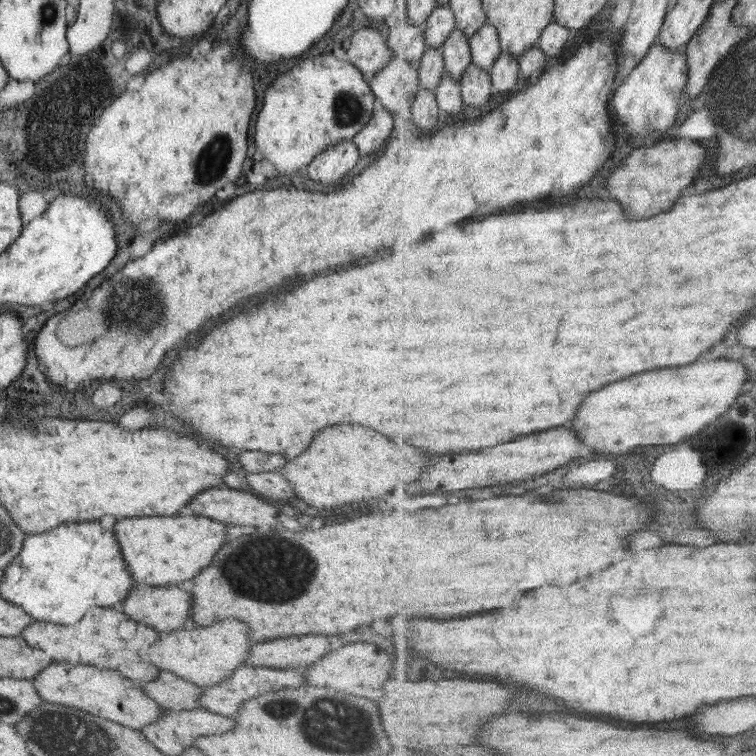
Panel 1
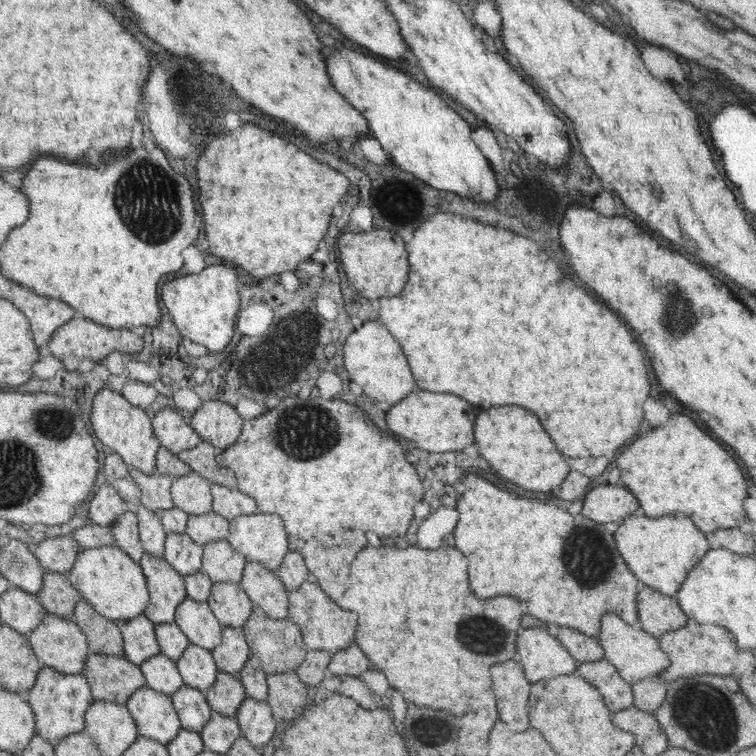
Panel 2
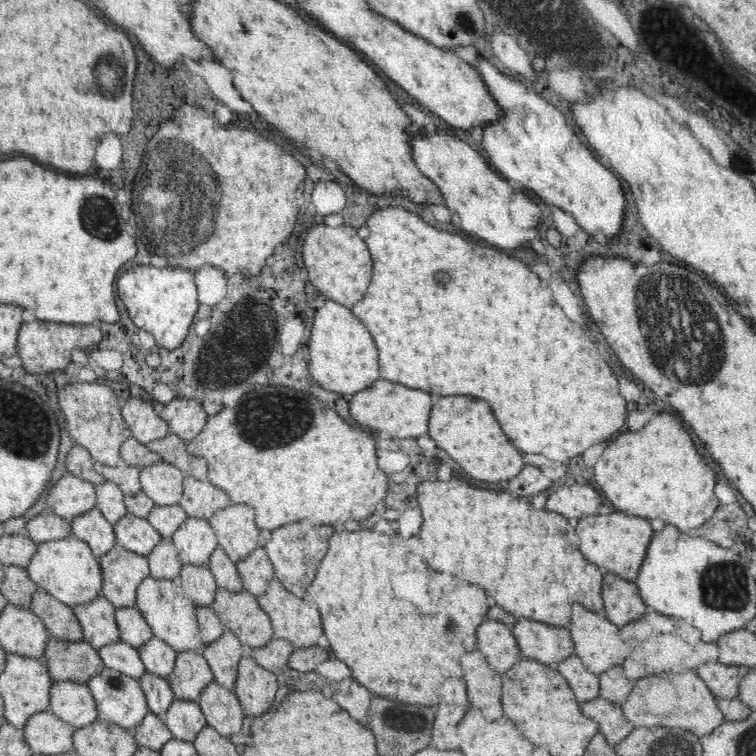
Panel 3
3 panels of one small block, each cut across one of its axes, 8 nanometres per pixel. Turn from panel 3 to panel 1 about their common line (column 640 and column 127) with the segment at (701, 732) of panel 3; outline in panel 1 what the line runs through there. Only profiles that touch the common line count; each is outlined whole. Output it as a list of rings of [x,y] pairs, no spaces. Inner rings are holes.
[[[48,663],[43,670],[38,670],[34,678],[38,694],[45,704],[71,706],[74,709],[86,710],[94,717],[106,718],[122,726],[130,726],[140,731],[141,728],[158,722],[164,709],[153,698],[150,698],[140,684],[134,684],[127,677],[107,668],[94,665],[66,663]]]

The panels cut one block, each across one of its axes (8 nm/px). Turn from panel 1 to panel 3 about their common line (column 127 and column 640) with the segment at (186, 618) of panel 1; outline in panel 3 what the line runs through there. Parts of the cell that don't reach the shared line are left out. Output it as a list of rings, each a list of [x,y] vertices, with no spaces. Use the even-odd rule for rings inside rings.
[[[614,573],[603,574],[601,584],[605,617],[618,627],[626,626],[645,613],[645,602],[634,582]]]

